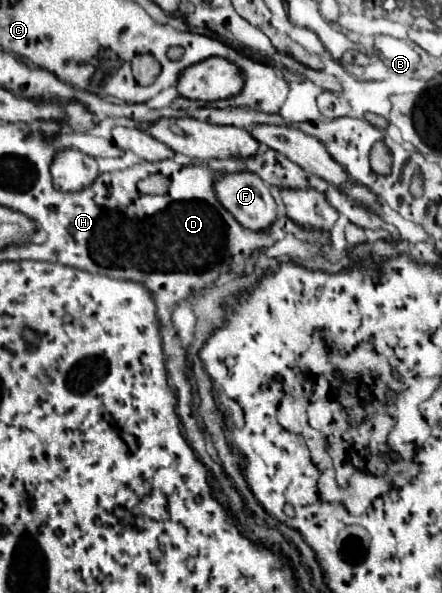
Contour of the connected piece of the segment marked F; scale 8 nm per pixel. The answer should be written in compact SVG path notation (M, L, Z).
M250 171L224 173L214 181L216 199L252 231L270 227L276 221L276 203L264 181Z

